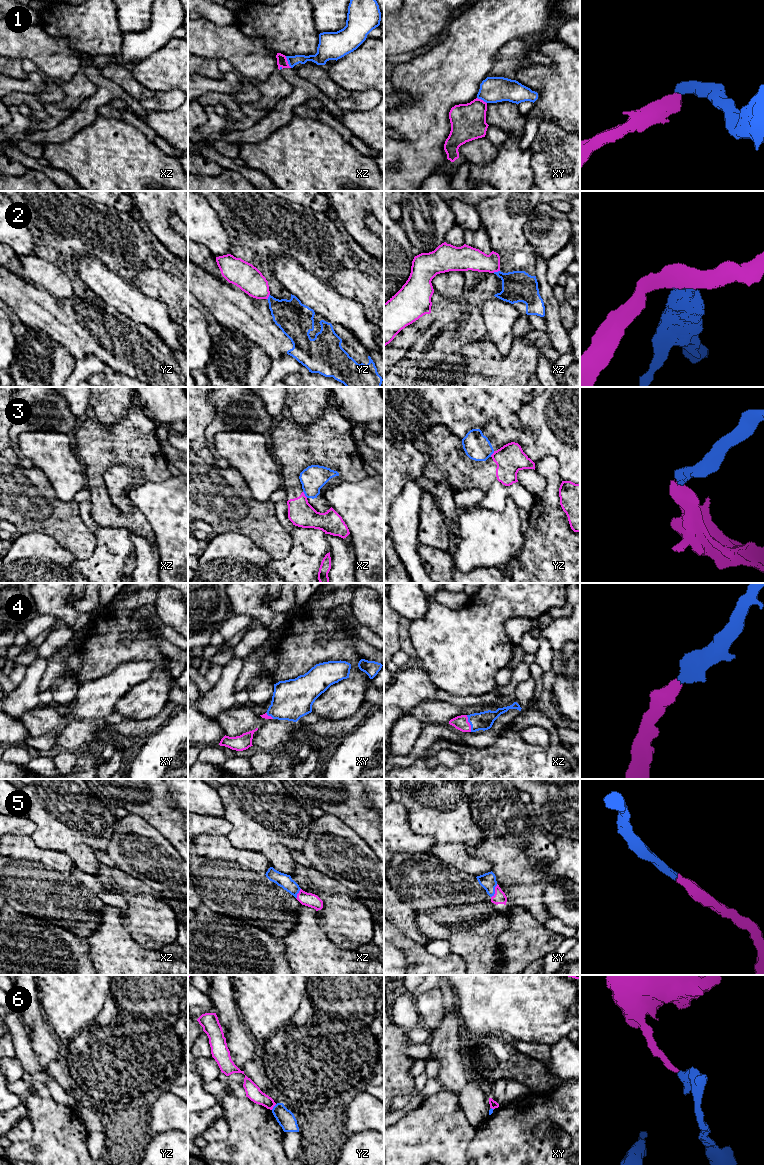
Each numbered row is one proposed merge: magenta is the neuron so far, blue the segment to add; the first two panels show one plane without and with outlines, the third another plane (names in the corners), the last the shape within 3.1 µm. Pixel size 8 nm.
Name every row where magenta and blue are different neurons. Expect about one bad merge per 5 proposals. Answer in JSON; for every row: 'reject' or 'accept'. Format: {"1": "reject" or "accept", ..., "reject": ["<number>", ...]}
{"1": "reject", "2": "reject", "3": "reject", "4": "accept", "5": "accept", "6": "reject", "reject": ["1", "2", "3", "6"]}

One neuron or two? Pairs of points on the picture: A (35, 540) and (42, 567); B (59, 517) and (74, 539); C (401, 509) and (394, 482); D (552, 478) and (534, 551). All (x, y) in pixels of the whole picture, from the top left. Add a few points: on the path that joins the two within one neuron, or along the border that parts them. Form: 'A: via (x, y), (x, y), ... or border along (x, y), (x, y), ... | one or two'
A: via (35, 547), (35, 560) | one
B: via (62, 522), (72, 534) | one
C: border along (418, 482), (409, 480), (394, 500) | two
D: via (550, 496), (548, 533) | one

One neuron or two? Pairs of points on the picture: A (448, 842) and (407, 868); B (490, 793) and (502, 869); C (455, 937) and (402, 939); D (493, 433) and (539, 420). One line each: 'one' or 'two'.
A: two
B: one
C: two
D: one

